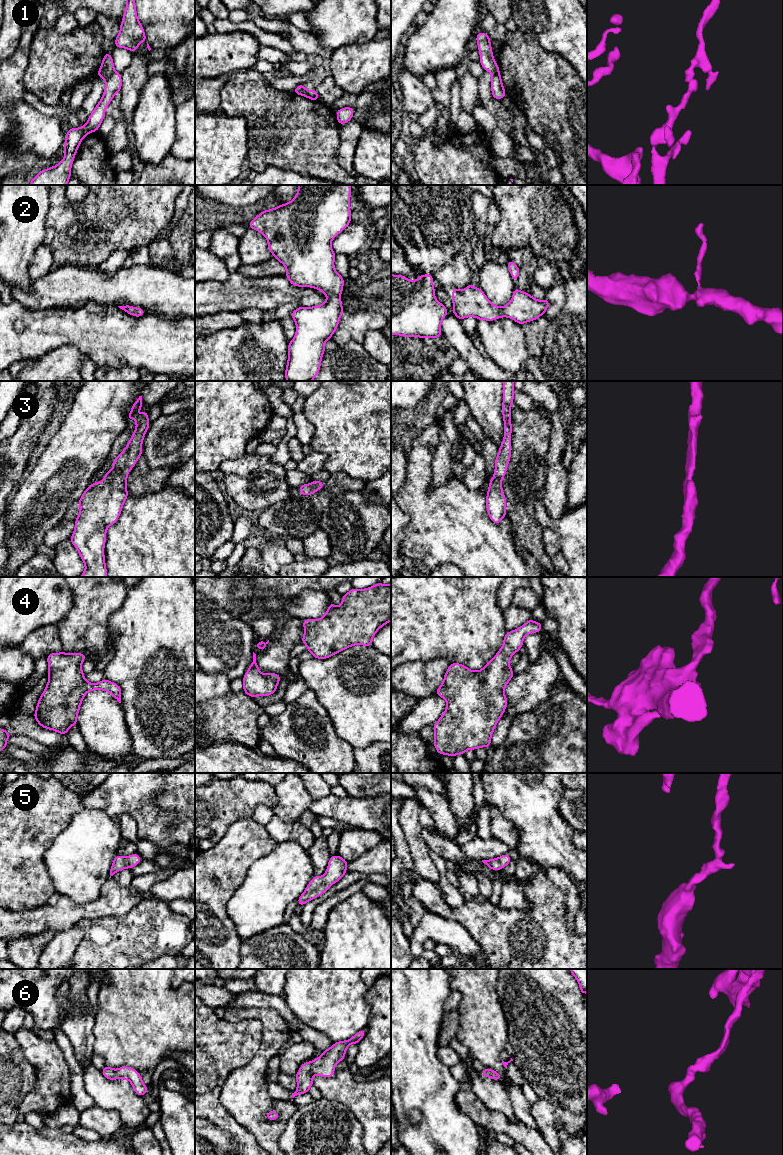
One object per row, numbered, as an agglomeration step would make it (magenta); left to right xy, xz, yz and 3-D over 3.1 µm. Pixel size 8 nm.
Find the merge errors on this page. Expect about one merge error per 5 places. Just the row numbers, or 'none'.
1

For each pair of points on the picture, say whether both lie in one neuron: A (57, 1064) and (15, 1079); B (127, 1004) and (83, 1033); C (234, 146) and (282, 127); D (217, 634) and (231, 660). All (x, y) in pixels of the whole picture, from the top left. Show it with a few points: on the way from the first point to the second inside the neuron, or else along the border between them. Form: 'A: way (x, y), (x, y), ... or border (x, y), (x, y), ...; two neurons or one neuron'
A: border (22, 1052), (37, 1073), (37, 1083), (28, 1093); two neurons
B: border (96, 1017), (93, 1029), (93, 1050); two neurons
C: border (243, 118), (247, 124), (247, 158); two neurons
D: way (220, 640), (231, 654); one neuron

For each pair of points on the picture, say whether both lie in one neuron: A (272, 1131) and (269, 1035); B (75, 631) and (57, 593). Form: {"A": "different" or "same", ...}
{"A": "same", "B": "different"}

